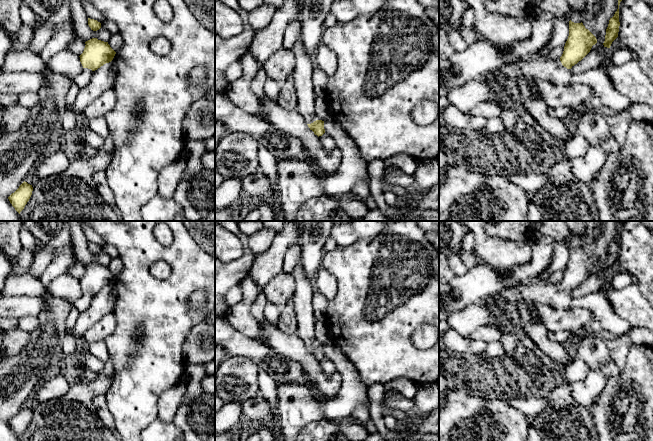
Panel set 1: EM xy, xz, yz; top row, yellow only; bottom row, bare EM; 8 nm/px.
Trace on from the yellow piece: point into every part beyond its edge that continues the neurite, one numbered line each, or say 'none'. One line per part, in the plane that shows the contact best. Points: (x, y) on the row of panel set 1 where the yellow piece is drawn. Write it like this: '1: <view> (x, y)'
1: yz (540, 68)

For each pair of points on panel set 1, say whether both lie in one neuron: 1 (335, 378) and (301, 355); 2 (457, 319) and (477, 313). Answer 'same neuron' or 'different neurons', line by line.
1: same neuron
2: same neuron

